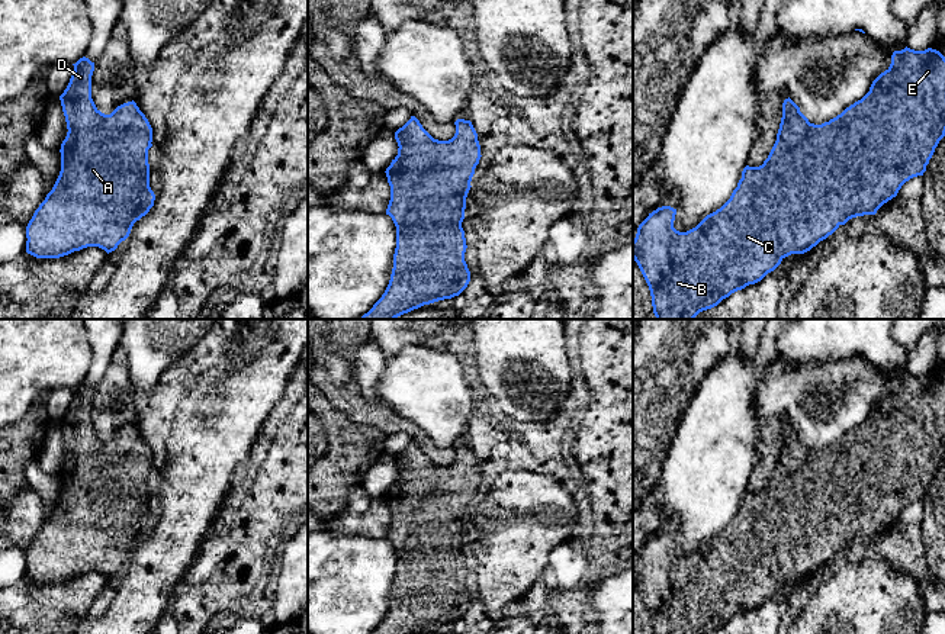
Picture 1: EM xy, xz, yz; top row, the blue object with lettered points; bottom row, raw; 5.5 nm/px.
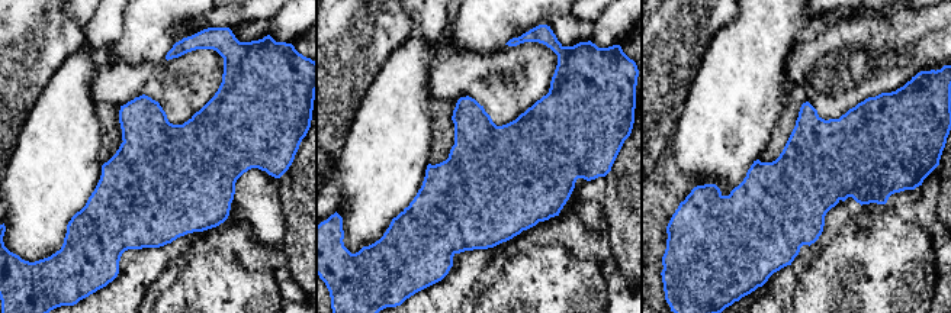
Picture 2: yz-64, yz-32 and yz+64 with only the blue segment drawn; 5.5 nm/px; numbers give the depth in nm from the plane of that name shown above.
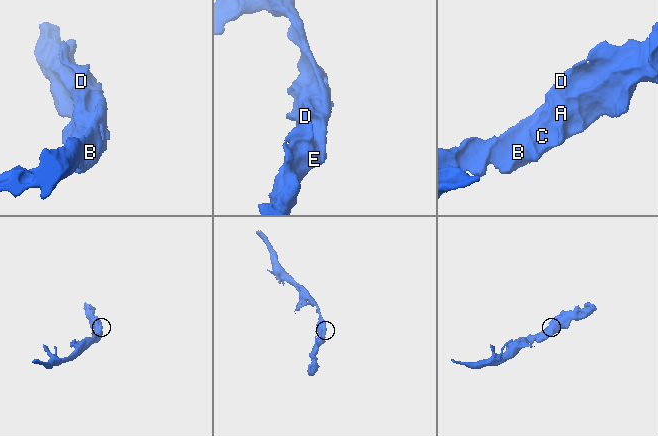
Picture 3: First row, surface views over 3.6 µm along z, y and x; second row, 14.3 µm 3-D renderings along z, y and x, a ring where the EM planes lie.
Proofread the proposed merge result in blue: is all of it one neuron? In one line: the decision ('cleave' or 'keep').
keep

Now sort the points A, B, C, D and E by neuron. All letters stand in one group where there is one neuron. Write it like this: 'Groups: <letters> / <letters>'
Groups: A B C D E

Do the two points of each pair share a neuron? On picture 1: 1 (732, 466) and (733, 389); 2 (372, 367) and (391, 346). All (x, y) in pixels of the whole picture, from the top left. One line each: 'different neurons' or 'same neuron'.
1: same neuron
2: different neurons

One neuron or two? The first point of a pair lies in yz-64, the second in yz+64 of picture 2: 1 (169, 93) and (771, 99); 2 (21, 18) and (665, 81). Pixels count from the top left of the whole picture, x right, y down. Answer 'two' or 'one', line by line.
1: two
2: one

